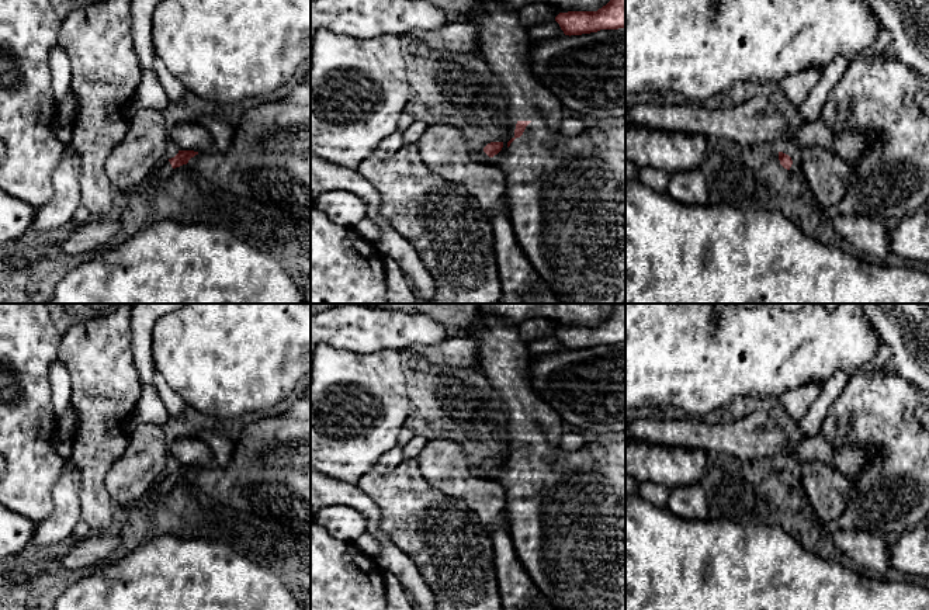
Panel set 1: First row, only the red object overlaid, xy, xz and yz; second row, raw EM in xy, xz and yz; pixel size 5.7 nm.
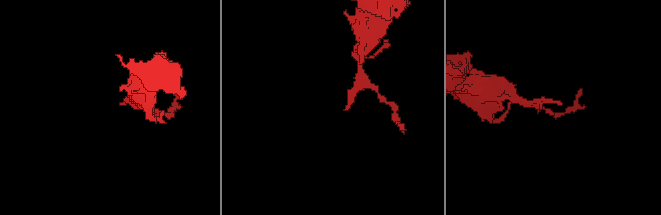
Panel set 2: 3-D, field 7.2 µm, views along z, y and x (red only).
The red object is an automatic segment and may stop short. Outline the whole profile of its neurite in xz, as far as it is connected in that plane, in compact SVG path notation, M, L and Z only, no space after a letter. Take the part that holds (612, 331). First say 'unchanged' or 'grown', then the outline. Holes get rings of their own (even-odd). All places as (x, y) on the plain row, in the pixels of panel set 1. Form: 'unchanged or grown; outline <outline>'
unchanged; outline M611 304L610 316L597 326L559 327L555 336L565 350L625 343L625 304Z

